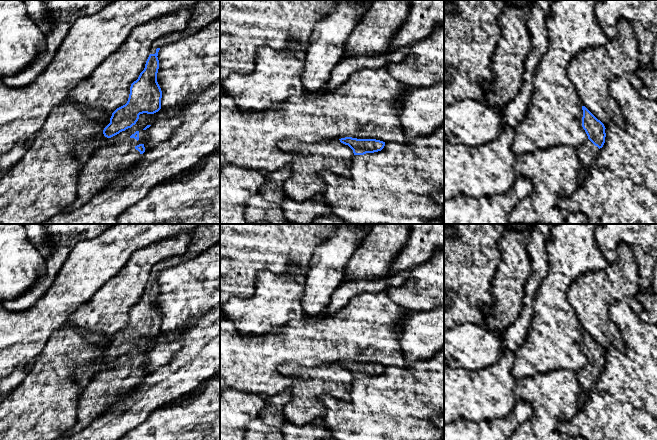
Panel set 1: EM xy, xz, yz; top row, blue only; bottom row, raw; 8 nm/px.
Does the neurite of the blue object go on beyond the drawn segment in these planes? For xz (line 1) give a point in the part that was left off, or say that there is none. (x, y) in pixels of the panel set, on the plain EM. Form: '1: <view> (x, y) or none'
1: none

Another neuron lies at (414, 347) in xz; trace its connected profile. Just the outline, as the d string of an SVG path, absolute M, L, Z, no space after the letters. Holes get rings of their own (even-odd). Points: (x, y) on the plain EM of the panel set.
M444 306L429 311L409 311L403 320L400 347L406 364L412 364L432 357L444 347Z

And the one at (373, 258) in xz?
M372 224L350 258L343 282L384 278L394 258L407 244L410 227L411 224Z

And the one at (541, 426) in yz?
M559 369L516 380L516 399L529 401L534 414L518 426L509 440L567 440L568 437L558 431L557 425L559 421L570 420L578 413L580 393L577 372L572 370Z

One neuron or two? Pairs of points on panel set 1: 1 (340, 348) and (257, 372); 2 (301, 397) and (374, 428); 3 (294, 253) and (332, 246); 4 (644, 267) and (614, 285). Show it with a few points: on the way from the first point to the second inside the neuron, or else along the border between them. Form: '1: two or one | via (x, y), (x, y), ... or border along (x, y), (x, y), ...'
1: one | via (319, 348), (281, 348), (278, 351)
2: two | border along (316, 398), (323, 407), (322, 416)
3: two | border along (332, 234), (315, 248), (306, 271)
4: two | border along (635, 259), (638, 265), (638, 287), (640, 289)

